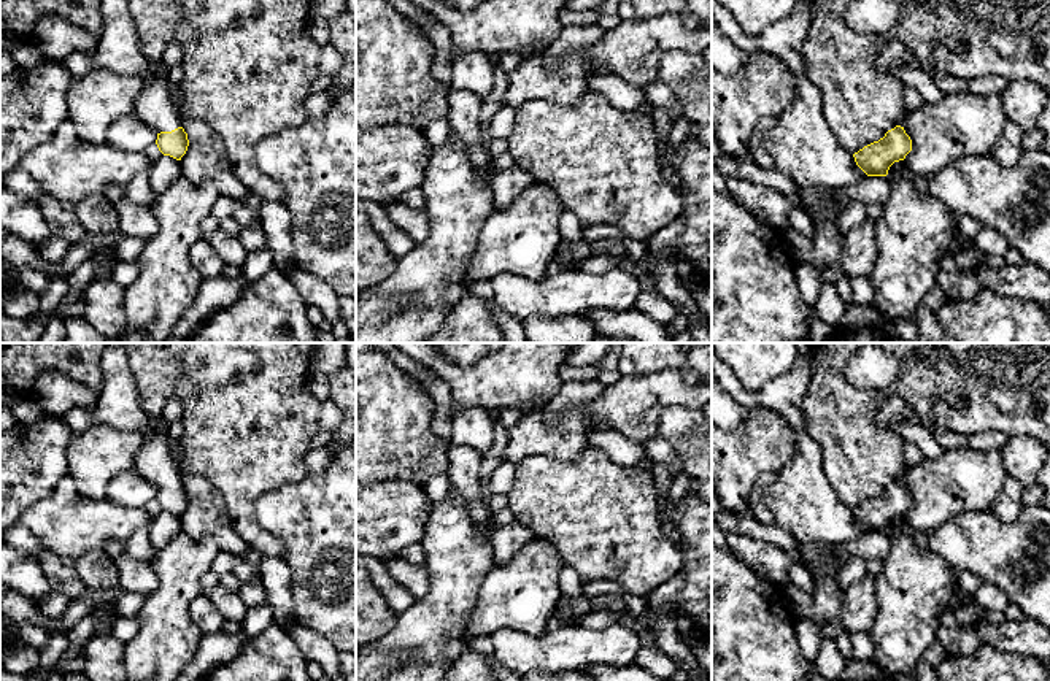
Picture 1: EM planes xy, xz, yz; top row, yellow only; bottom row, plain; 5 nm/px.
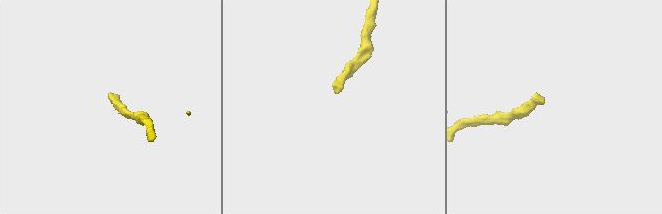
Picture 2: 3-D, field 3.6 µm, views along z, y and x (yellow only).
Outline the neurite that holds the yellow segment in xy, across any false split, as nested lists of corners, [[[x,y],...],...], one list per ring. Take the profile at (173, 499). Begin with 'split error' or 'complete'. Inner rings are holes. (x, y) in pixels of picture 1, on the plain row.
split error; [[[152,414],[149,425],[152,437],[138,449],[133,470],[157,487],[156,500],[164,511],[181,516],[189,495],[170,452],[167,422],[160,414]]]

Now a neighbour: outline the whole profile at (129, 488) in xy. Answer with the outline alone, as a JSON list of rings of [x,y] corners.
[[[133,468],[118,473],[106,489],[108,500],[130,508],[145,508],[156,495],[157,487]]]

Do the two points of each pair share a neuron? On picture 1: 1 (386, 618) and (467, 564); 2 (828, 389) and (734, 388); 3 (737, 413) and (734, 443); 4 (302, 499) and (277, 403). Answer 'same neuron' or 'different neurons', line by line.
1: different neurons
2: different neurons
3: different neurons
4: different neurons

